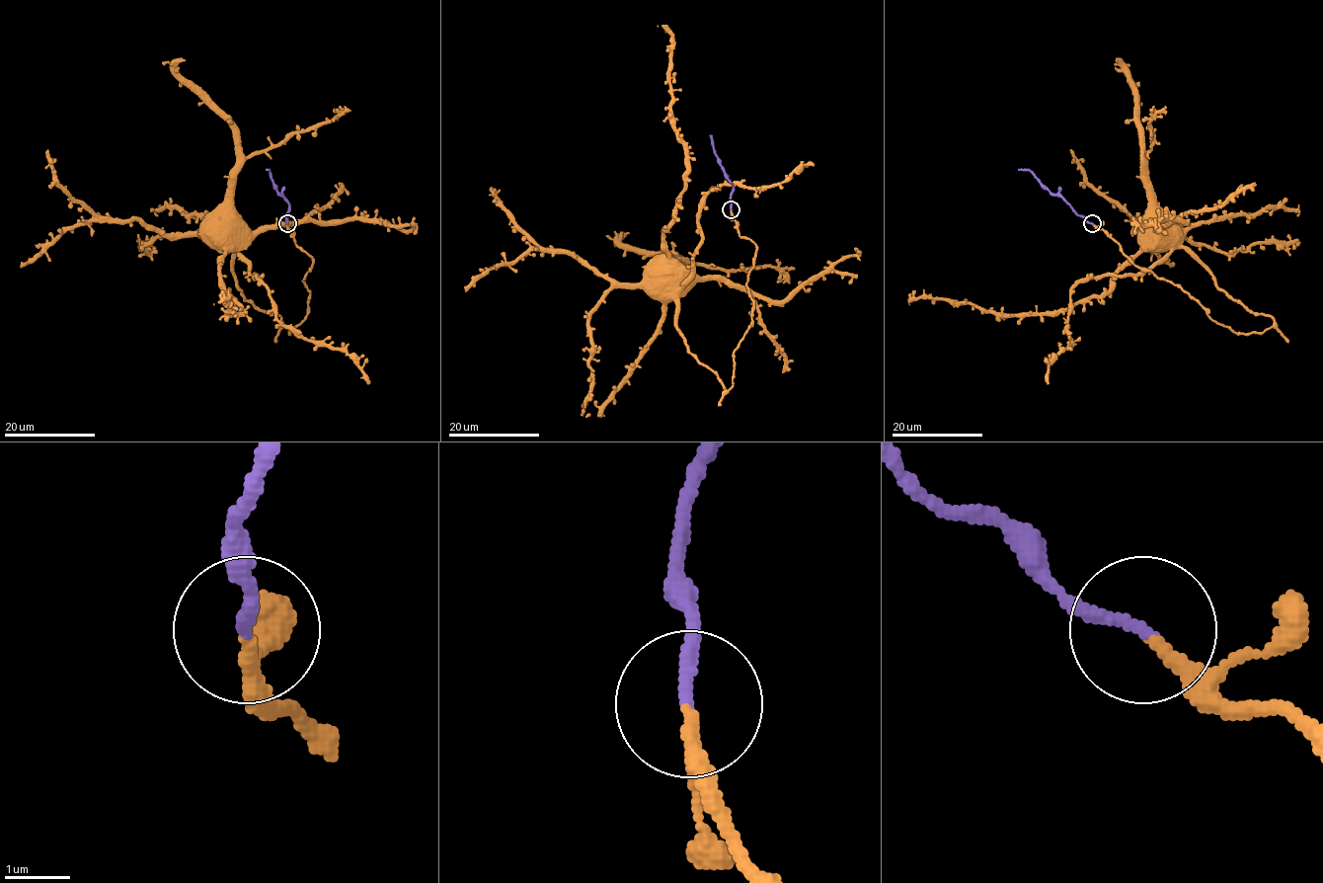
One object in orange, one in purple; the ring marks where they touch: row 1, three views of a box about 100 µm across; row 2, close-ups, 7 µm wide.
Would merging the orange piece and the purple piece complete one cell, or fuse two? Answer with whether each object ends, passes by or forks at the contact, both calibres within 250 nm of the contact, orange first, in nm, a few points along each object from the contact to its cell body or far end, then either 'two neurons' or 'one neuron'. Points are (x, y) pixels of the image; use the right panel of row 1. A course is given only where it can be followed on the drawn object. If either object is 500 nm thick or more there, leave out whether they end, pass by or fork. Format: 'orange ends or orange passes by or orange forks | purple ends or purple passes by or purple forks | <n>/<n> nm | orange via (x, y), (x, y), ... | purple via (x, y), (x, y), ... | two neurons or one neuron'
orange ends | purple ends | 240/190 nm | orange via (1092, 224), (1234, 333), (1274, 325), (1228, 296), (1185, 248), (1152, 248), (1152, 238) | purple via (1092, 223), (1078, 215), (1061, 198), (1050, 193), (1028, 170), (1018, 169) | one neuron

